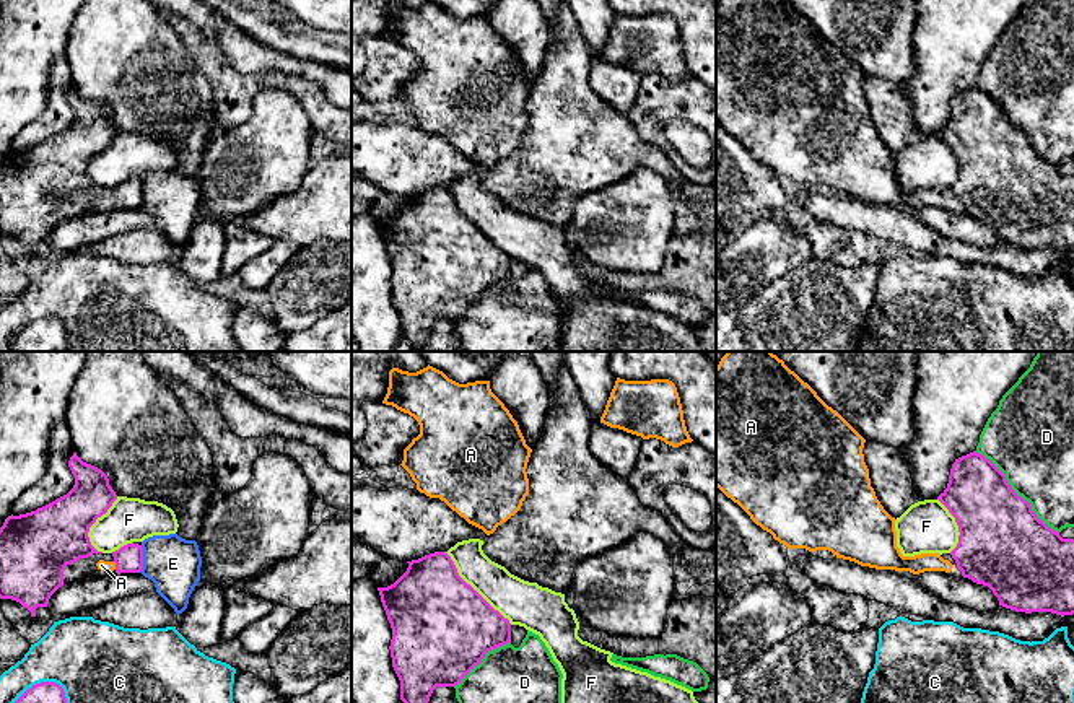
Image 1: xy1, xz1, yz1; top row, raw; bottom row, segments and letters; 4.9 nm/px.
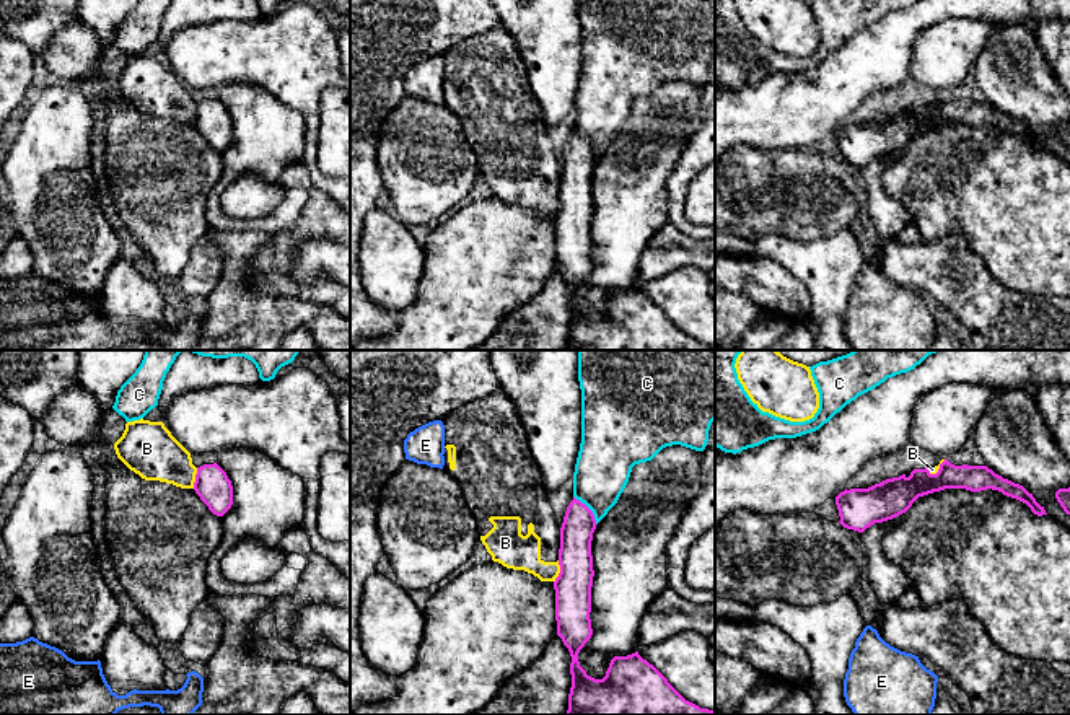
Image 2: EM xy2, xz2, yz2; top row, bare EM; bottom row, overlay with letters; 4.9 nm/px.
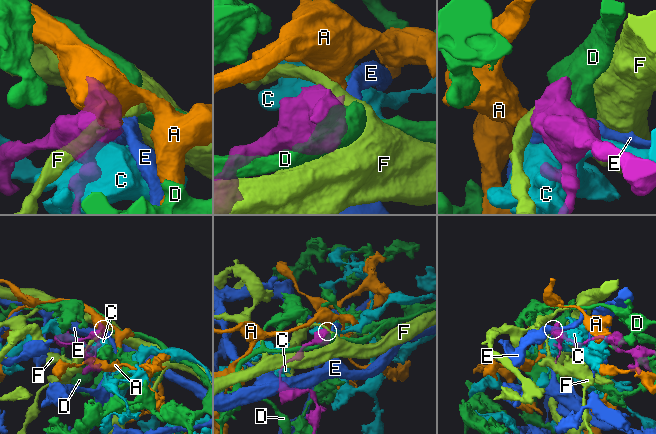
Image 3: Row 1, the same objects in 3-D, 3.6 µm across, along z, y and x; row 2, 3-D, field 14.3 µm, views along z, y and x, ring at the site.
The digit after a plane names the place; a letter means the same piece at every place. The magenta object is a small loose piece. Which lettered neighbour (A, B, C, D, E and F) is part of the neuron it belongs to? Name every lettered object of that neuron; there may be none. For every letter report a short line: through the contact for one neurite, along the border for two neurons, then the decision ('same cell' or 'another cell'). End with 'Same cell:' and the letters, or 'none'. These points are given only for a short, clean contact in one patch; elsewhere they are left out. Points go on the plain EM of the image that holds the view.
A: xy1 (129, 194), (116, 200), (101, 200) | same cell
B: xz2 (559, 196), (559, 210), (554, 217) | another cell
C: another cell
D: another cell
E: another cell
F: another cell
Same cell: A

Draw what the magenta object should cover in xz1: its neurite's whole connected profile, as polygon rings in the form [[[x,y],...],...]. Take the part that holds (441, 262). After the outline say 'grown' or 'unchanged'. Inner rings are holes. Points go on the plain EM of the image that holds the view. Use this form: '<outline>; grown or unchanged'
[[[446,187],[407,199],[407,207],[394,220],[378,226],[392,264],[389,285],[400,316],[400,335],[420,350],[436,322],[459,321],[488,286],[511,278],[511,259],[459,212]]]; unchanged

